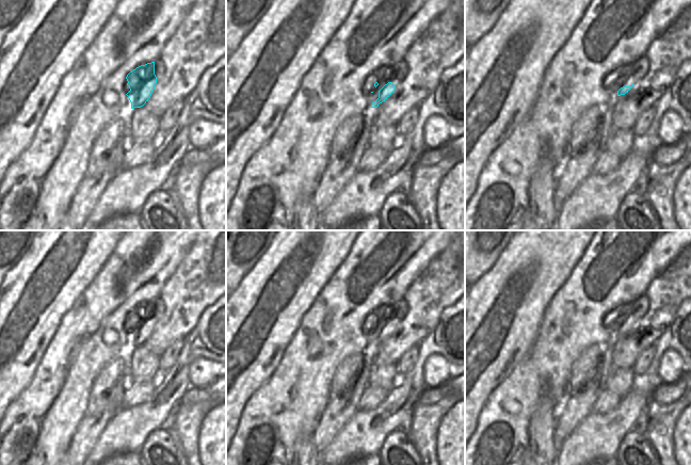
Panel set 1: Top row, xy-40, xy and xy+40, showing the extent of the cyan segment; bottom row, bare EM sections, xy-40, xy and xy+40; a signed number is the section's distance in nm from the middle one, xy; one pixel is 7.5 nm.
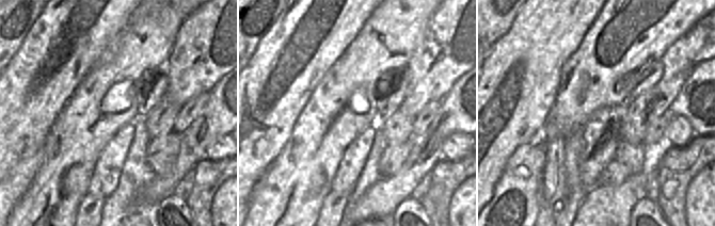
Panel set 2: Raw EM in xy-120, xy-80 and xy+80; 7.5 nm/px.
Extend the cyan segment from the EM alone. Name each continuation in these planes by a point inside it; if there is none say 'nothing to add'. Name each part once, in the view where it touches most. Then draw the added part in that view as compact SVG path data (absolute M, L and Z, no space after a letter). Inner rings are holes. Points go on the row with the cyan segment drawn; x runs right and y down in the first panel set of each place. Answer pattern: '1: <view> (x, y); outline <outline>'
1: xy-40 (159, 68); outline M158 59L155 61L155 75L157 77L157 82L161 79L165 68L161 61Z

